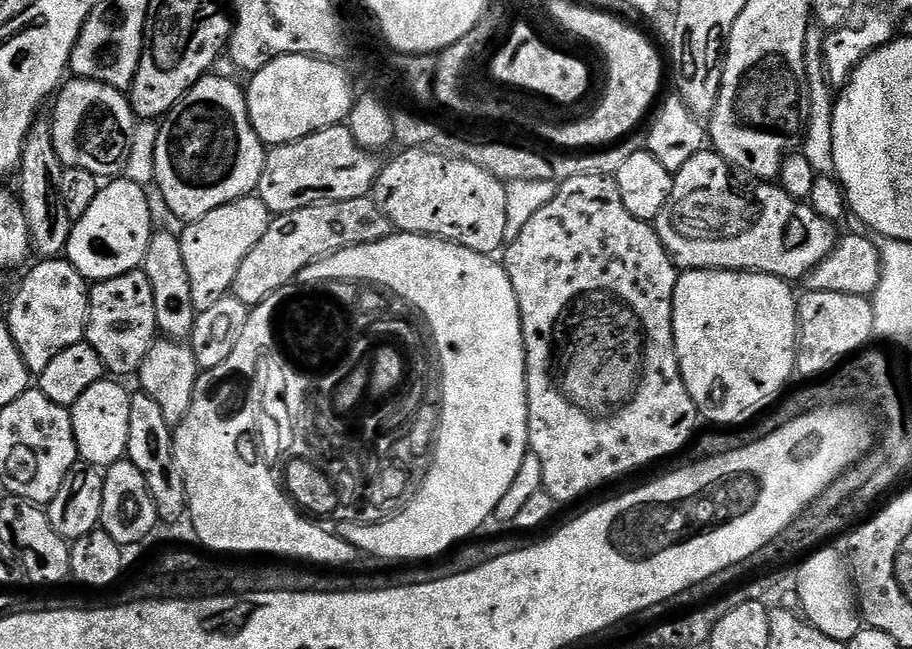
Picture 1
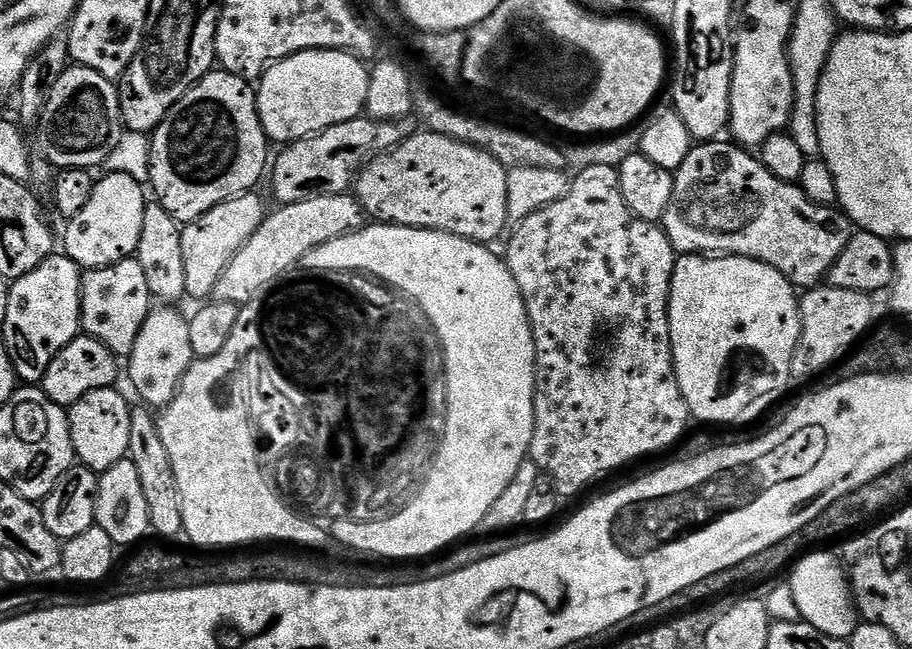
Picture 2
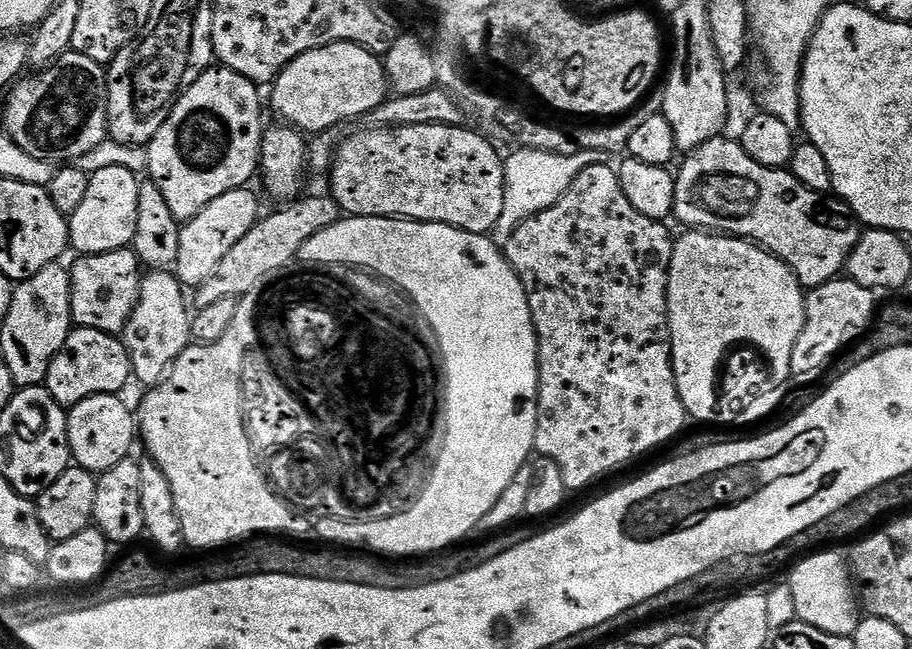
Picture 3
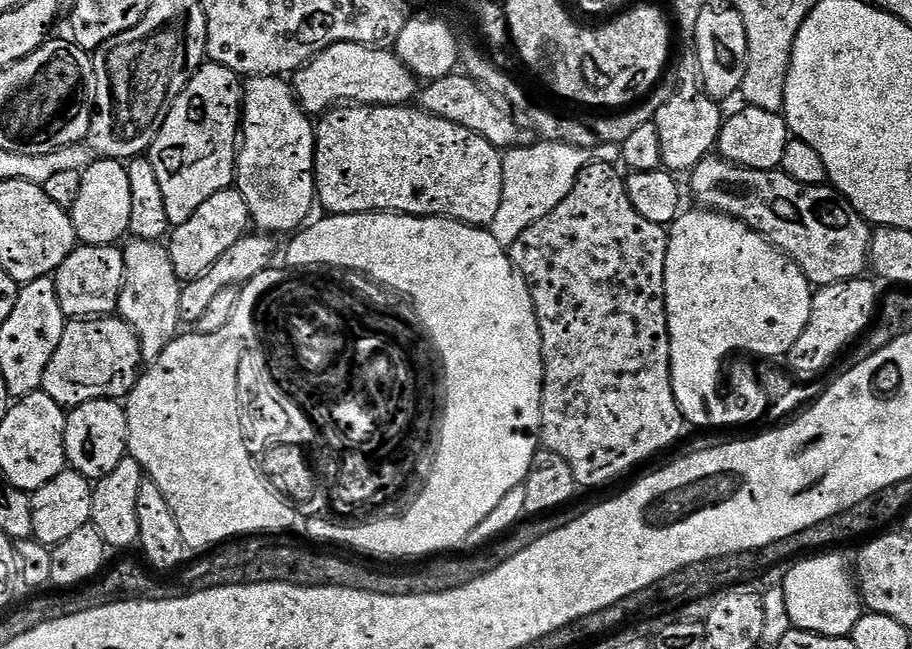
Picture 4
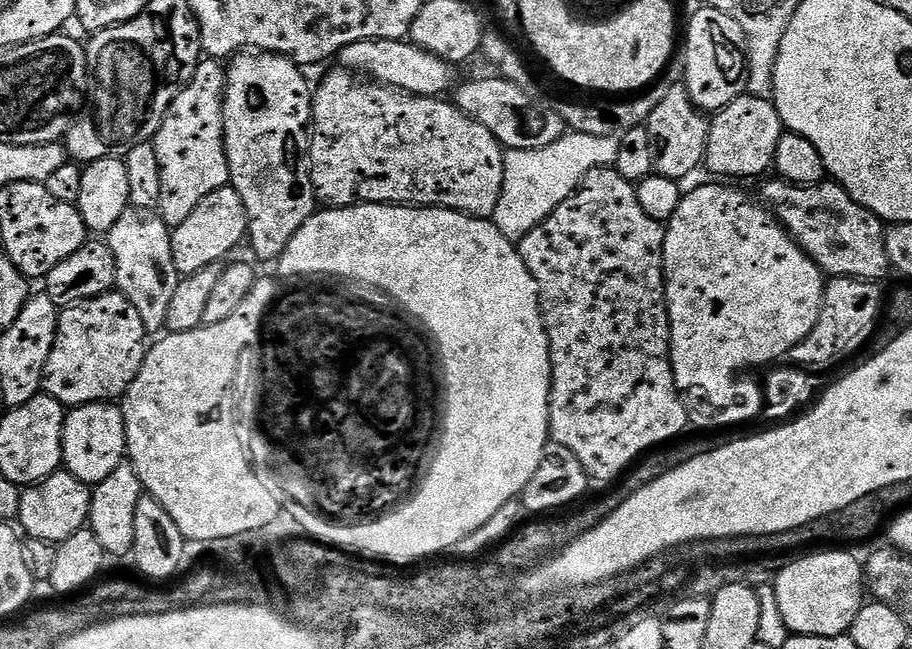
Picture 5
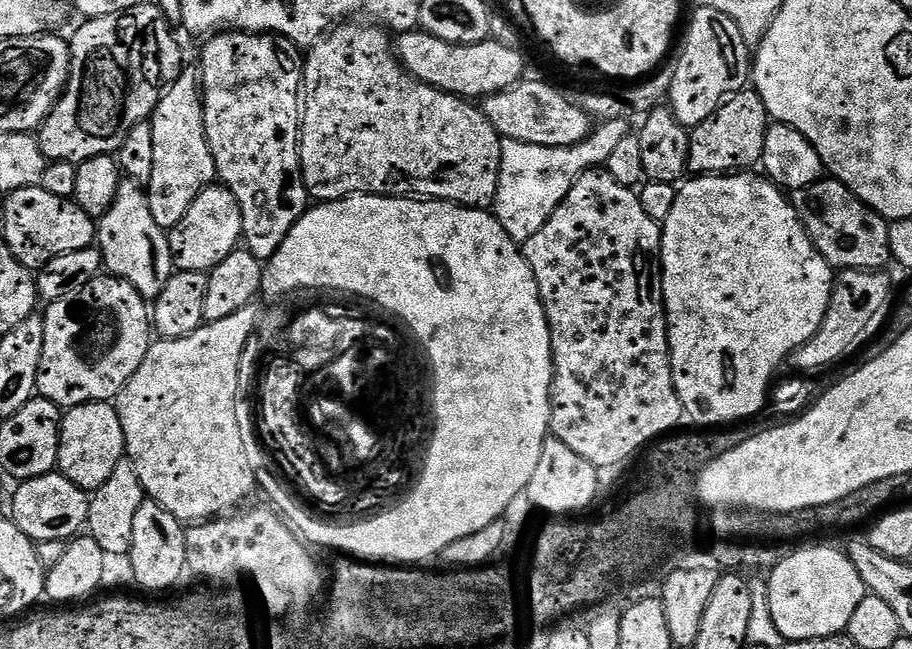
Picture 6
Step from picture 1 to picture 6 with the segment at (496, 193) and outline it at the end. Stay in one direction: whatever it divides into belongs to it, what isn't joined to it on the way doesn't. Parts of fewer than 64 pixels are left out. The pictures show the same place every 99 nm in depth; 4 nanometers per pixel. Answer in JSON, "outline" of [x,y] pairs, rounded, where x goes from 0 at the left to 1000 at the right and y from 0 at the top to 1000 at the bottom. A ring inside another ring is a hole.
{"outline":[[[377,34],[364,45],[344,72],[337,76],[338,94],[331,99],[331,183],[329,186],[329,260],[339,304],[346,311],[378,308],[380,302],[402,299],[406,302],[442,302],[444,305],[468,305],[490,308],[492,314],[507,314],[511,320],[538,322],[544,311],[546,274],[548,273],[548,225],[550,211],[537,194],[530,171],[521,159],[503,148],[495,148],[474,136],[447,116],[434,91],[431,63],[427,51],[417,40],[405,40],[399,34]]]}

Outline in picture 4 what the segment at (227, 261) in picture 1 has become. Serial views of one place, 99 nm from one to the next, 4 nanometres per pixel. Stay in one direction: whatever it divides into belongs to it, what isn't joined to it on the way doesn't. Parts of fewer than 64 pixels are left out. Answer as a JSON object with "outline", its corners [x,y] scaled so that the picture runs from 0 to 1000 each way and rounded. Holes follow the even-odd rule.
{"outline":[[[255,287],[235,299],[235,305],[226,305],[204,342],[192,347],[188,353],[186,368],[182,381],[186,391],[186,404],[191,404],[191,422],[195,422],[198,435],[205,435],[226,422],[257,373],[261,373],[270,362],[274,351],[274,334],[270,305],[265,305],[263,291]]]}

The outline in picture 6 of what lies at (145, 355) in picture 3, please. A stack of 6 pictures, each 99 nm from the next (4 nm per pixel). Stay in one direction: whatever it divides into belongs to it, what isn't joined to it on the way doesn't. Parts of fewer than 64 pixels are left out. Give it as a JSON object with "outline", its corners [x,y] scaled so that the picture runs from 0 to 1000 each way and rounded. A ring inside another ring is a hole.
{"outline":[[[139,274],[133,276],[121,324],[109,334],[105,376],[113,411],[130,431],[143,435],[143,441],[147,441],[147,447],[151,447],[158,462],[169,465],[173,453],[182,447],[182,435],[186,435],[191,418],[186,373],[184,357],[173,348],[173,342],[169,342],[169,330],[164,330],[159,285],[149,284]]]}

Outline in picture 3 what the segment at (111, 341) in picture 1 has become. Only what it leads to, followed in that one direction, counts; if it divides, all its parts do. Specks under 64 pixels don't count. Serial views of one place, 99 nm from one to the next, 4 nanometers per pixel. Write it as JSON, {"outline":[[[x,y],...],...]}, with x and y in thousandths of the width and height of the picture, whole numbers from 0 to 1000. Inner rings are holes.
{"outline":[[[144,381],[125,385],[116,391],[102,394],[84,393],[83,402],[77,407],[79,427],[77,428],[77,471],[79,473],[79,496],[82,504],[112,508],[122,518],[132,518],[140,499],[143,484],[149,476],[154,458],[154,435],[156,430],[156,408]]]}

